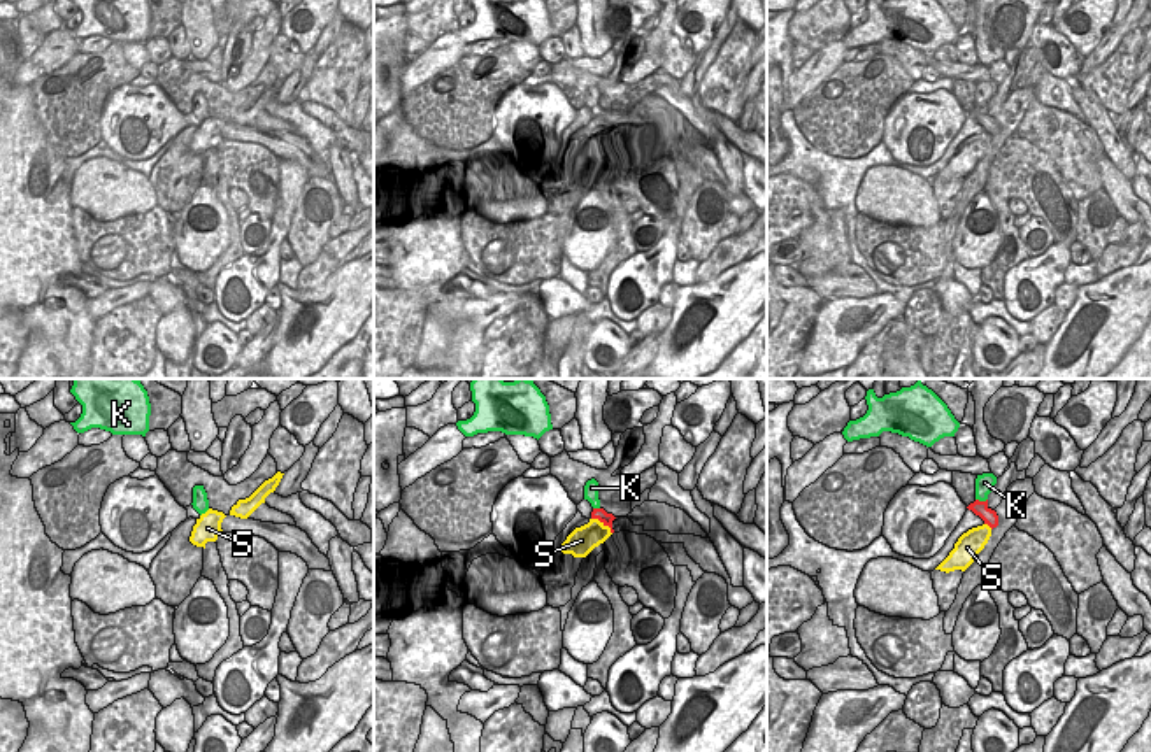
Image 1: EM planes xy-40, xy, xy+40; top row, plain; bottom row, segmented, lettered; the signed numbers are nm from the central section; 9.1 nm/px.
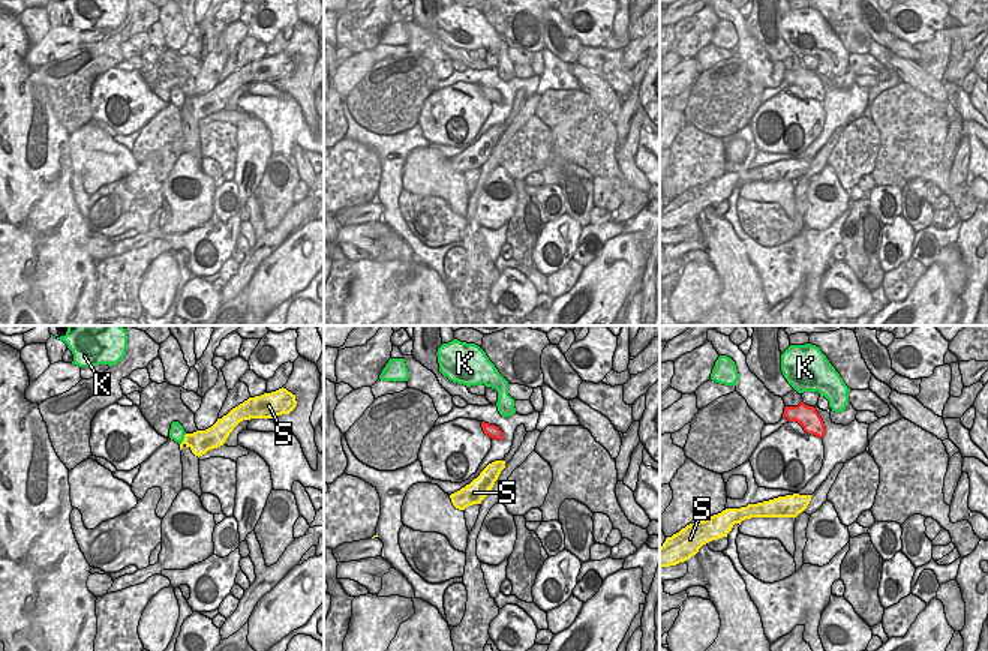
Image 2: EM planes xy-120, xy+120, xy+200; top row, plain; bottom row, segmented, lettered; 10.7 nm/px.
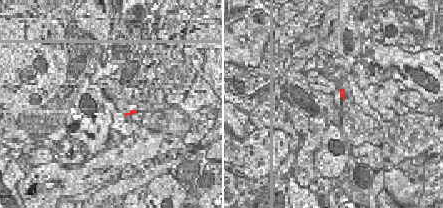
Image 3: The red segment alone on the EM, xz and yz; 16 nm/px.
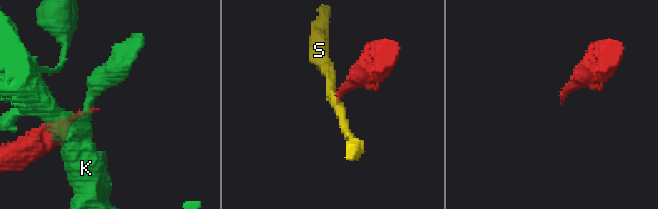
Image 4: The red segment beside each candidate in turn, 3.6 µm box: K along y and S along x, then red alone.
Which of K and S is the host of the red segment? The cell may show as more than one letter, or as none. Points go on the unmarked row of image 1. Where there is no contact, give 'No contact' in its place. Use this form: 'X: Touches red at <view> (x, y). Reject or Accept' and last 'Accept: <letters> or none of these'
K: Touches red at xy+40 (981, 109). Reject
S: Touches red at xy (604, 130). Reject
Accept: none of these

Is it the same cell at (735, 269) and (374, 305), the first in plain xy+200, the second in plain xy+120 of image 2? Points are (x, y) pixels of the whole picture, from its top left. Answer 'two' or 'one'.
two

